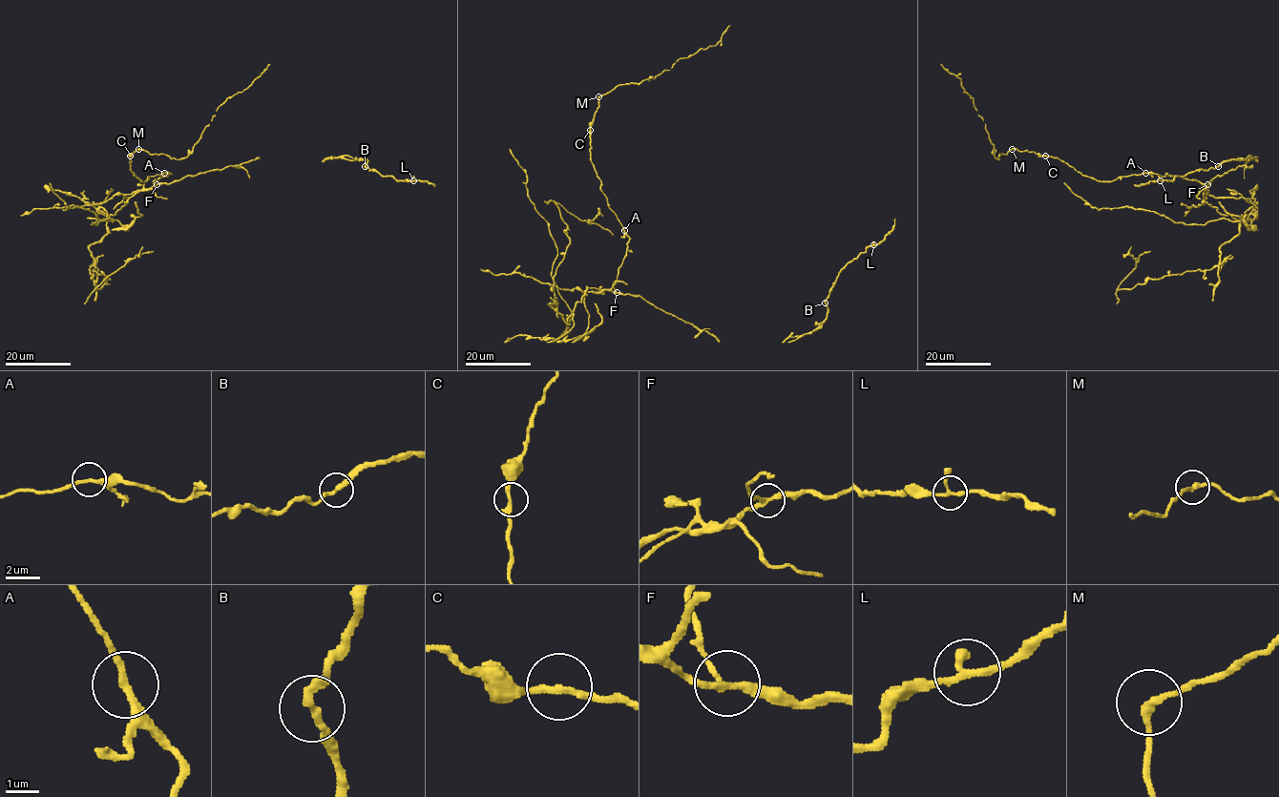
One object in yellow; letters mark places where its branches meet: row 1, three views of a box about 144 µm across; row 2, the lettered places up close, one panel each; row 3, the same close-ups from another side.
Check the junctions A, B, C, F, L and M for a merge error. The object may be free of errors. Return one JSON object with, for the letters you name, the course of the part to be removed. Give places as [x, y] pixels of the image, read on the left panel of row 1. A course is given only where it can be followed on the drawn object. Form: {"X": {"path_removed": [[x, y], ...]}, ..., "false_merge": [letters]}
{"F": {"path_removed": [[157, 184], [132, 195], [107, 220], [101, 207], [113, 220], [91, 224], [95, 214], [66, 209], [50, 183]]}, "false_merge": ["F"]}

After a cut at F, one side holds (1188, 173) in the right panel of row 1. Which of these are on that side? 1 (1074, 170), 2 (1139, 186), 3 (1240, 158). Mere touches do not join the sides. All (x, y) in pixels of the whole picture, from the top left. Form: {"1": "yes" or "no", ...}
{"1": "yes", "2": "yes", "3": "yes"}

